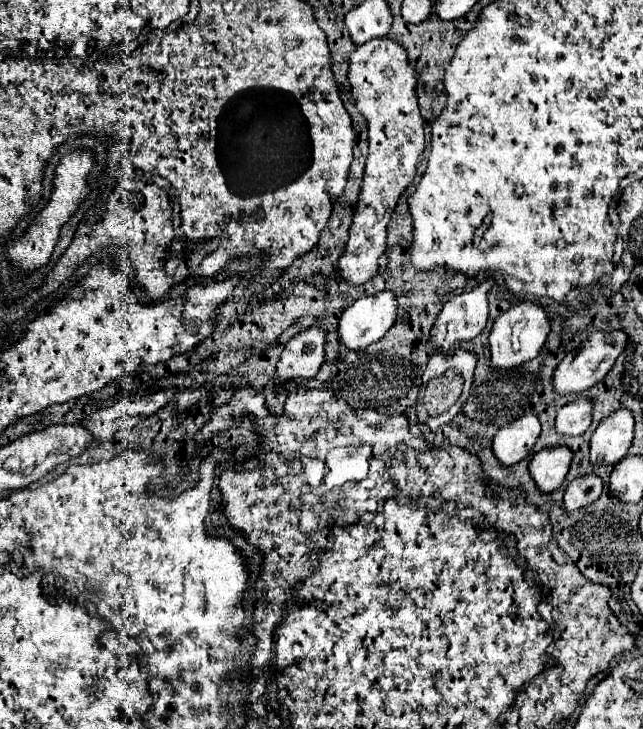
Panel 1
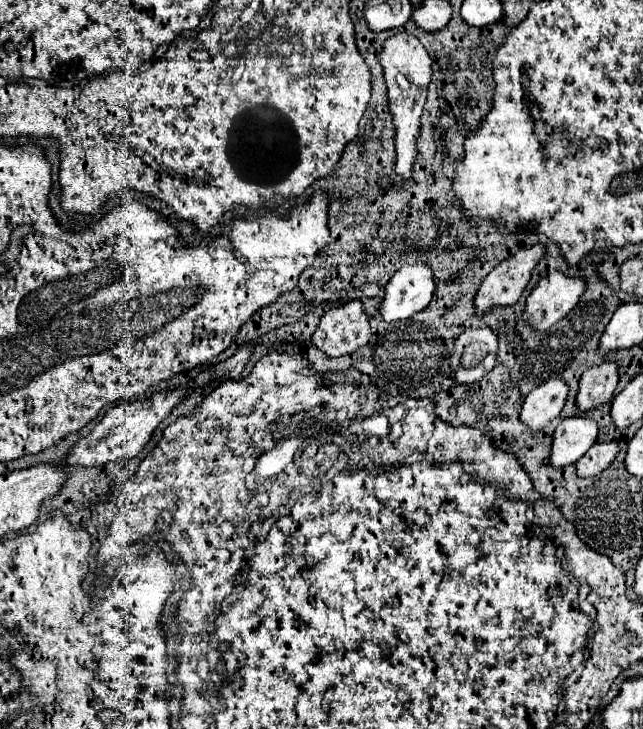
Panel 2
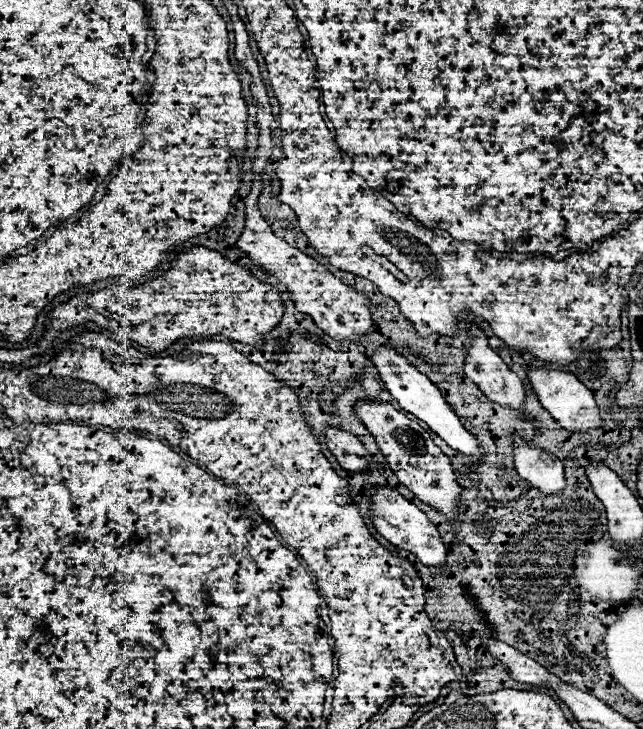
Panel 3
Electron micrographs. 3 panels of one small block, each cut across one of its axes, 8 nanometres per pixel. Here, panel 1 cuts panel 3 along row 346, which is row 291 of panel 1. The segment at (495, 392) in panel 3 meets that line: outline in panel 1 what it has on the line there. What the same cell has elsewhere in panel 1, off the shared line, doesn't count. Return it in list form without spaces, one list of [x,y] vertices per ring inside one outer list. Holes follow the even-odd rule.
[[[484,280],[476,288],[448,300],[434,322],[431,342],[434,349],[448,352],[460,340],[476,338],[488,320],[488,292],[494,280]]]

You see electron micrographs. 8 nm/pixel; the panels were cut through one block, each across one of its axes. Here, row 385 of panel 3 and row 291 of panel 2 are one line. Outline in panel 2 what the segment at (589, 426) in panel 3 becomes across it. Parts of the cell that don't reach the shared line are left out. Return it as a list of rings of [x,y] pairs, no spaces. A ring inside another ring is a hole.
[[[550,272],[528,294],[522,318],[530,322],[532,316],[532,328],[544,332],[564,318],[578,304],[582,294],[584,280],[568,278],[562,272]]]

